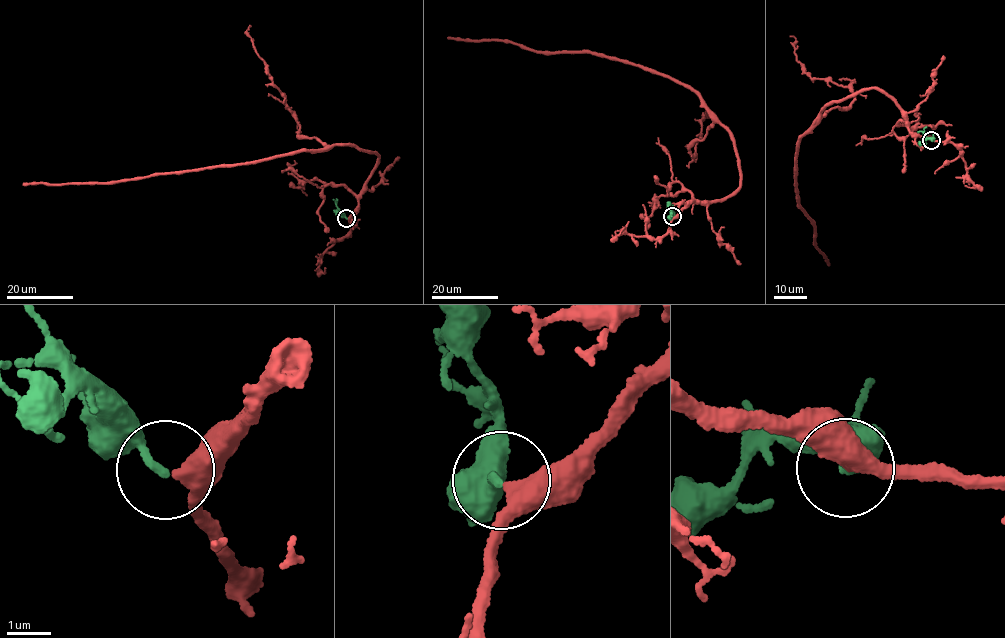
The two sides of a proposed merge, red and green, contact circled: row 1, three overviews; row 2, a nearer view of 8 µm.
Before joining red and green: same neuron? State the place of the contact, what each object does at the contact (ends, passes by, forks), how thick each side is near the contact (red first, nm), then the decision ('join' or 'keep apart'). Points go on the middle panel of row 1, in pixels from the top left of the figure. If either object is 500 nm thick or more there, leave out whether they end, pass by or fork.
(672, 216) | red passes by | green ends | 380/190 nm | join

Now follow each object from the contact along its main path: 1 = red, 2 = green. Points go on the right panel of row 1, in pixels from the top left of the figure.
1: (932, 140), (909, 131), (895, 102), (877, 89), (821, 110), (798, 145), (796, 180), (829, 265)
2: (931, 140), (924, 135), (926, 126)

